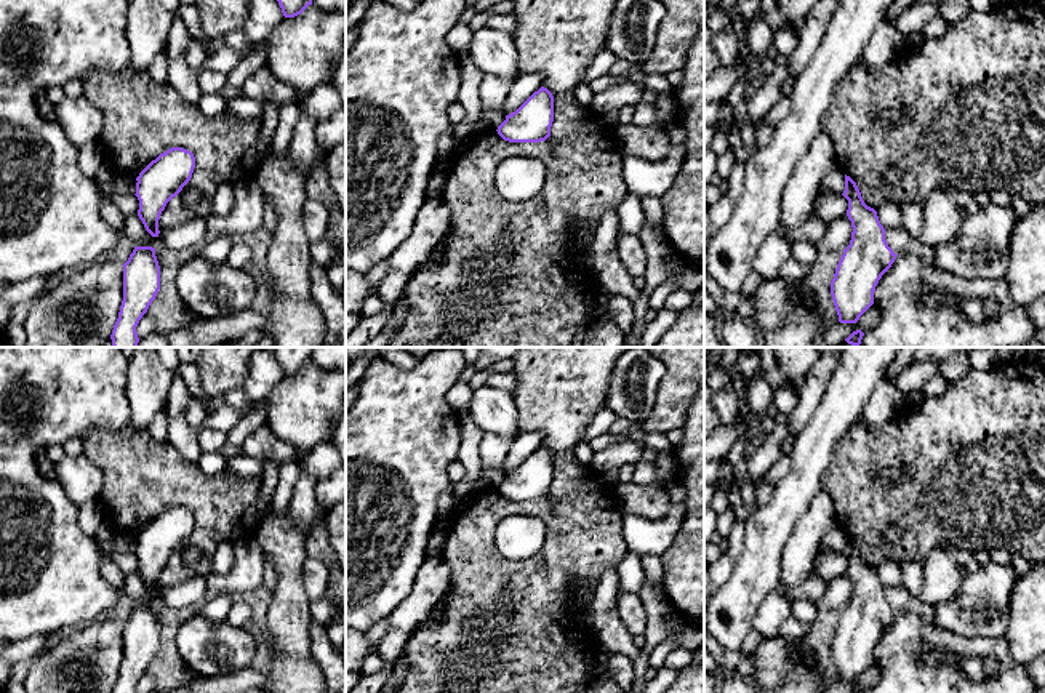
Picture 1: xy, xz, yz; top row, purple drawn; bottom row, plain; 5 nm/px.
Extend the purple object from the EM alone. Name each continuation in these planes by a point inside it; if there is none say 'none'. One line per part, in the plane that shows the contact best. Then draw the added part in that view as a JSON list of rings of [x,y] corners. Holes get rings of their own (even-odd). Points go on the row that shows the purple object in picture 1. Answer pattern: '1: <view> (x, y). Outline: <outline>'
none

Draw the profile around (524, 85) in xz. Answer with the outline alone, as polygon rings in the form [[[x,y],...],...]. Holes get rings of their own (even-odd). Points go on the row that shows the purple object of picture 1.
[[[539,72],[520,74],[510,82],[510,90],[502,104],[506,115],[515,112],[535,91],[543,86],[543,75]]]

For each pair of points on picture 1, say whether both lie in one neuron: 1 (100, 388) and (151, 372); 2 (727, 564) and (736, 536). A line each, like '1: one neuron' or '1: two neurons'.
1: two neurons
2: one neuron

